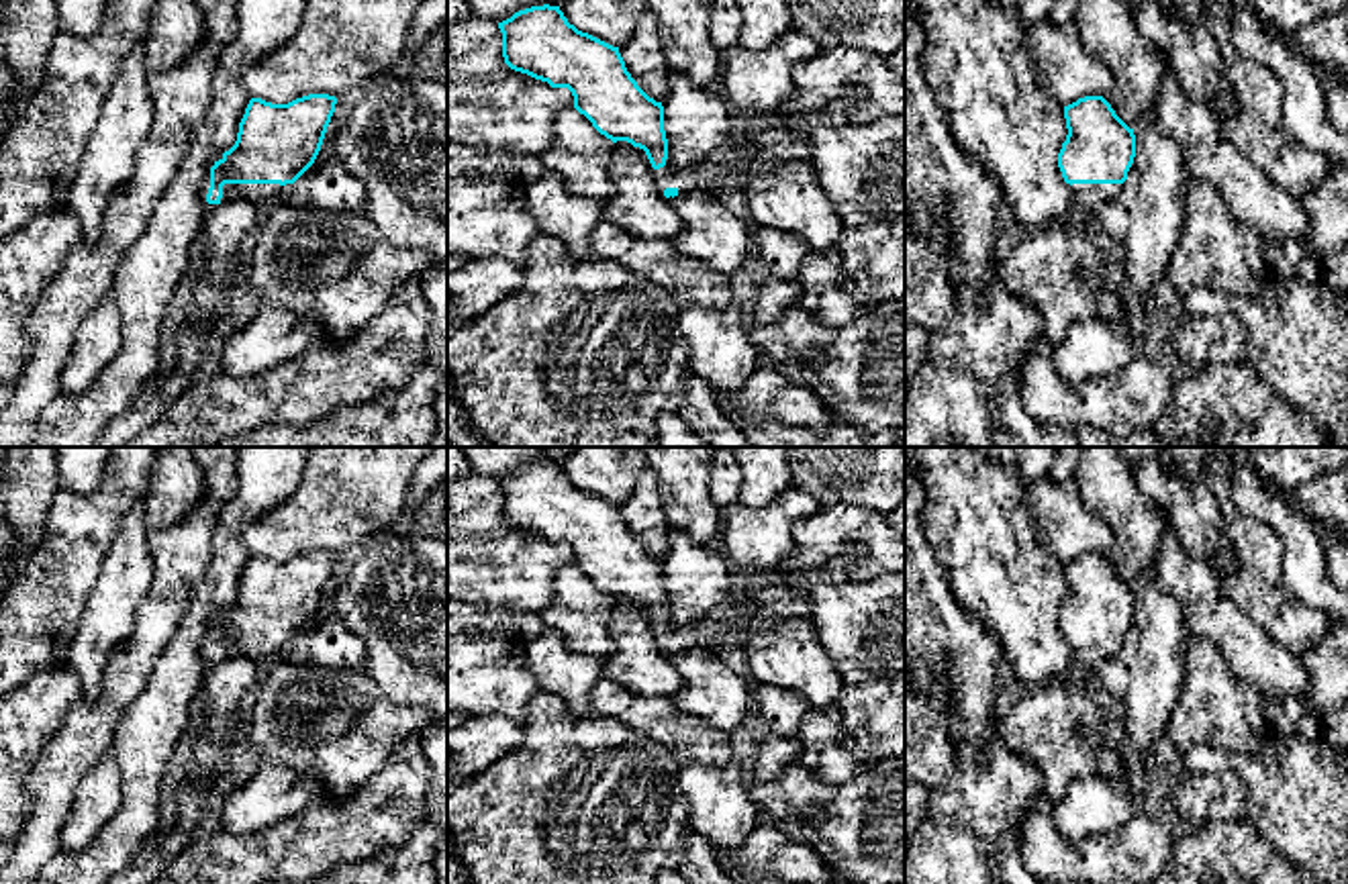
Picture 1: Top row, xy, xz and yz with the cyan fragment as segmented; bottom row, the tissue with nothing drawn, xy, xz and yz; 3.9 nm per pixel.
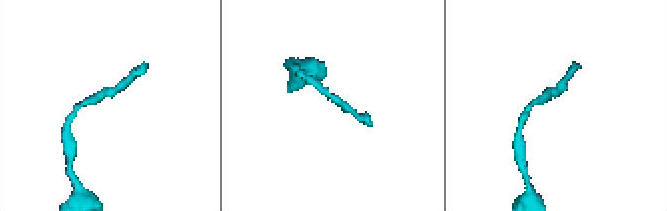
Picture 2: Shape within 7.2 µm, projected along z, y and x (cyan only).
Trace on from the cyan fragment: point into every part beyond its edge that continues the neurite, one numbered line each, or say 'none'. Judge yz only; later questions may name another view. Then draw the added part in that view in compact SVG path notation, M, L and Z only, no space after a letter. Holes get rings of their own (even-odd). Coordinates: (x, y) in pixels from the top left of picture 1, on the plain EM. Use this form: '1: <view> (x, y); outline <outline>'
1: yz (1089, 654); outline M1072 641L1070 647L1078 666L1093 670L1097 664L1115 655L1123 641Z

